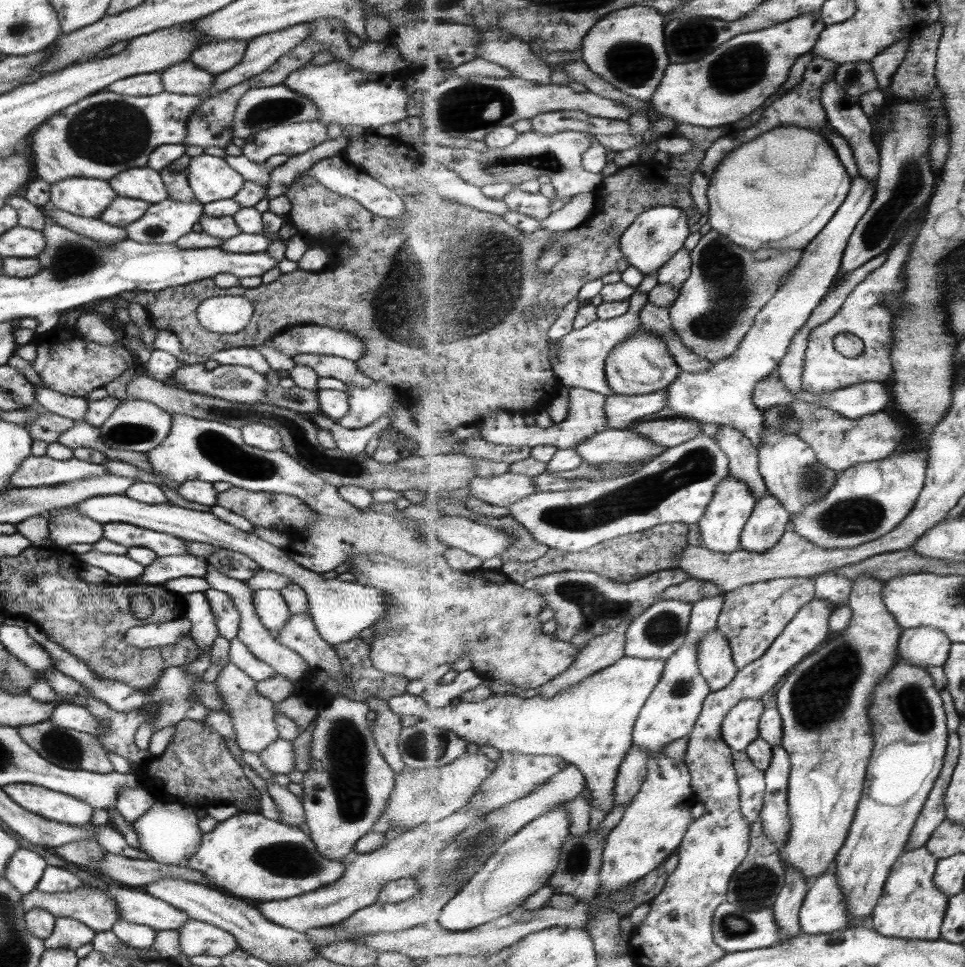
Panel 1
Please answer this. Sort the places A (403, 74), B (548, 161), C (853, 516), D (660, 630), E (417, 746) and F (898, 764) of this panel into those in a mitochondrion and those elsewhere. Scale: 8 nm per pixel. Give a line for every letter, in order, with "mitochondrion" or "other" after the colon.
A: other
B: mitochondrion
C: mitochondrion
D: mitochondrion
E: mitochondrion
F: other

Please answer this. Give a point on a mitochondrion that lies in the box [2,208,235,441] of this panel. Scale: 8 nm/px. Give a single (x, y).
(70, 257)

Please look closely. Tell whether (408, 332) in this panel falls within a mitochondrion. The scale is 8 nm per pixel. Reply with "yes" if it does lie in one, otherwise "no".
yes

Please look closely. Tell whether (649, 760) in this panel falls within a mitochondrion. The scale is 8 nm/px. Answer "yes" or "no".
no

